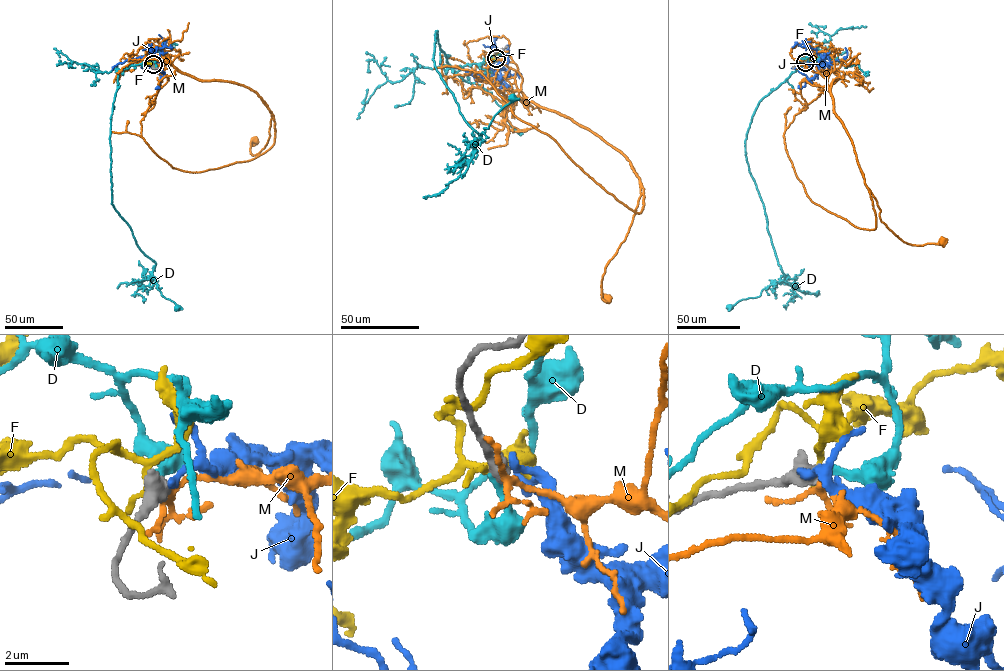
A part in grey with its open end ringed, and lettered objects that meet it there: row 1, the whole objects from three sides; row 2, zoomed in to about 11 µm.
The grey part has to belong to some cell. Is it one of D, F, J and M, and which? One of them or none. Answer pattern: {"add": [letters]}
{"add": []}

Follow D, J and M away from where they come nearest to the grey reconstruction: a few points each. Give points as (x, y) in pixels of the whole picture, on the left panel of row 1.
D: (153, 64), (118, 70), (112, 204), (155, 262), (161, 295), (177, 307)
J: (154, 64), (158, 66), (153, 57), (143, 57), (150, 49), (153, 55)
M: (153, 65), (170, 63), (200, 79), (248, 87), (272, 117), (268, 142), (252, 155), (255, 138)

